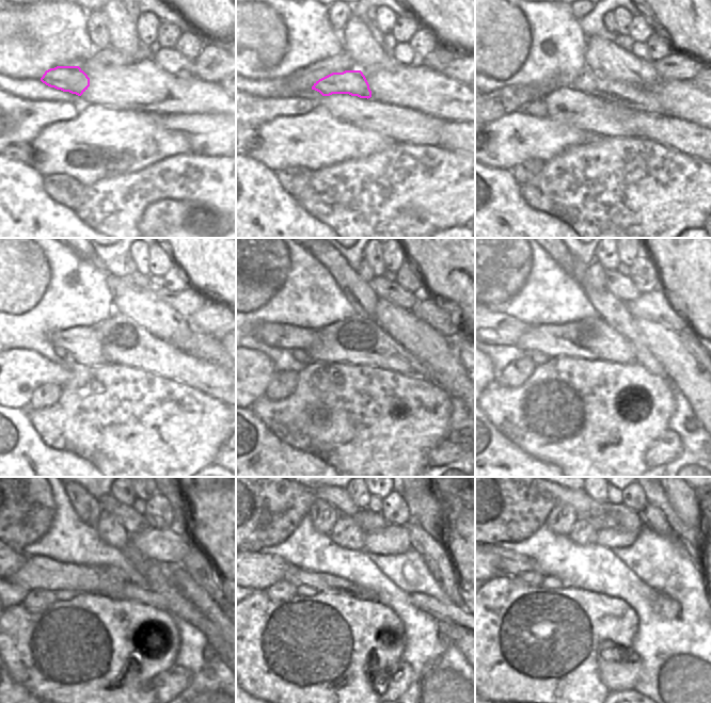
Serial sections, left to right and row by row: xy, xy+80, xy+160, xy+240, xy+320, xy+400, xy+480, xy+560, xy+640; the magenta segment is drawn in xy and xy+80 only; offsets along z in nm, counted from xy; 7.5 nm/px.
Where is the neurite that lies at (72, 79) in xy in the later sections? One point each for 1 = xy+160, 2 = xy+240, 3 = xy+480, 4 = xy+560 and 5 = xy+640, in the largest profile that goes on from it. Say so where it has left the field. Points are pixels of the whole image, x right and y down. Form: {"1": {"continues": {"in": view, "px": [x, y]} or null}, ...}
{"1": {"continues": {"in": "xy+160", "px": [630, 95]}}, "2": {"continues": {"in": "xy+240", "px": [196, 344]}}, "3": {"continues": null}, "4": {"continues": null}, "5": {"continues": null}}

